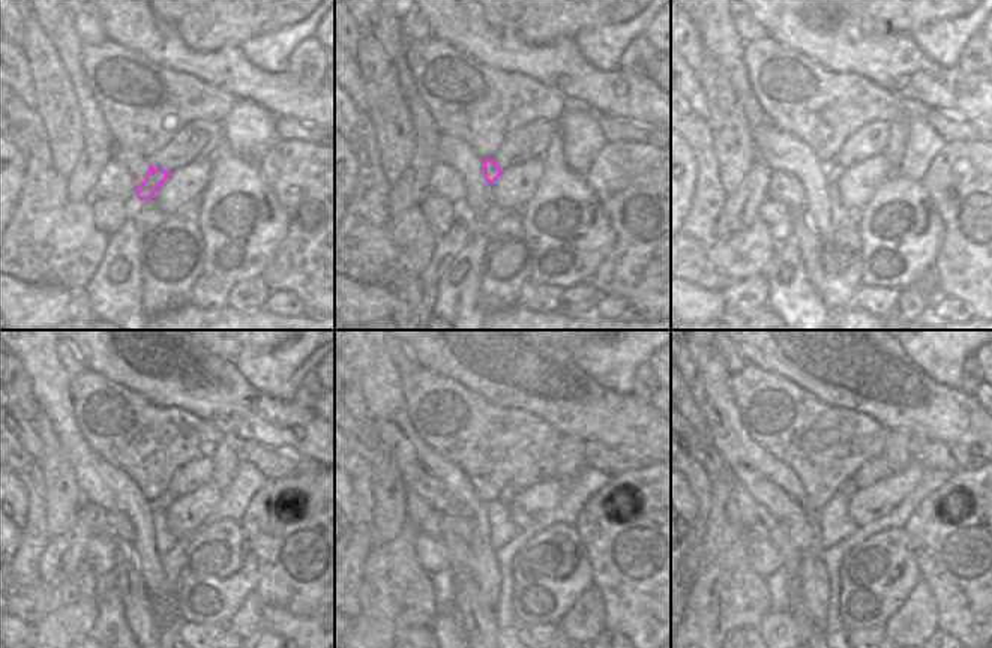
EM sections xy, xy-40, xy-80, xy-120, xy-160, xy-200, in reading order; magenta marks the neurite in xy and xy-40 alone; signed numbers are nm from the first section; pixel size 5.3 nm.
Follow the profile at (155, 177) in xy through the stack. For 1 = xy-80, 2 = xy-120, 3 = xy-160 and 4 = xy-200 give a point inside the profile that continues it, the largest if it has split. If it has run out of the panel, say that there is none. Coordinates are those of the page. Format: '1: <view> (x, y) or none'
1: xy-80 (833, 170)
2: xy-120 (165, 498)
3: xy-160 (509, 492)
4: xy-200 (848, 488)

